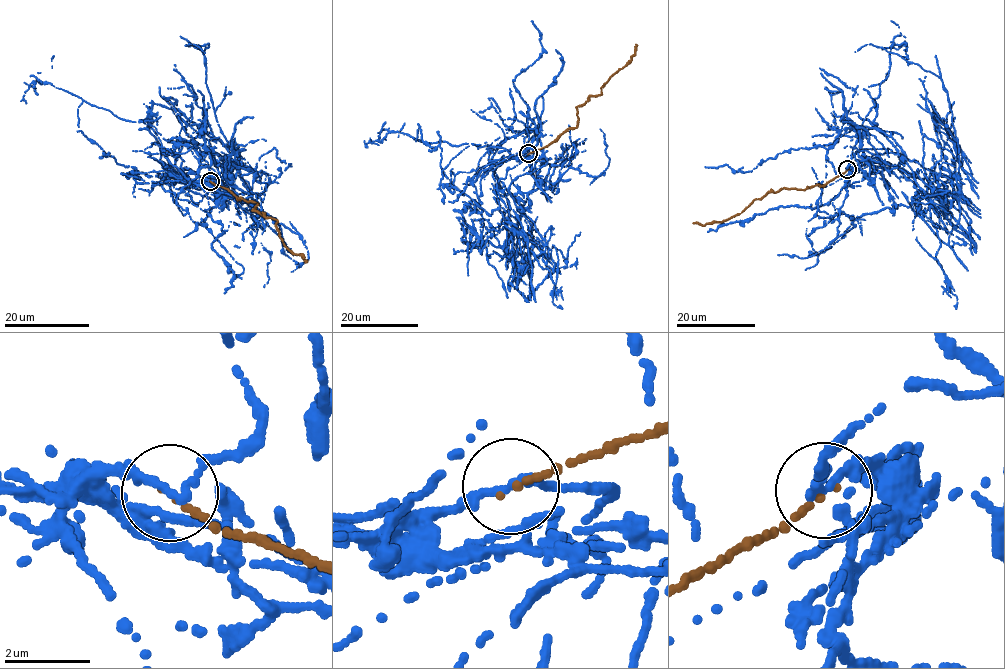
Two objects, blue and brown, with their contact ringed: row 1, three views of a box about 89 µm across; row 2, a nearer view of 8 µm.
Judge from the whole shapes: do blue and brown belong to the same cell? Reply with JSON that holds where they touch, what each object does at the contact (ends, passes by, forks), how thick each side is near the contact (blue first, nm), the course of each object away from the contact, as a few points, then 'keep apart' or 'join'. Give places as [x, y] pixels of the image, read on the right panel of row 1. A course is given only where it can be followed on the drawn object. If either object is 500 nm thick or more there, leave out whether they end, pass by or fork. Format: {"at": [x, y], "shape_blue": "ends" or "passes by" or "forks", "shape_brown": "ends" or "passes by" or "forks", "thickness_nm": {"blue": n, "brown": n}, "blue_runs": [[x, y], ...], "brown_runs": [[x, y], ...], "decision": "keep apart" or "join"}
{"at": [847, 169], "shape_blue": "passes by", "shape_brown": "ends", "thickness_nm": {"blue": 200, "brown": 170}, "blue_runs": [[847, 169], [870, 158], [893, 202], [937, 194], [946, 210], [875, 128], [752, 170], [705, 167]], "brown_runs": [[847, 170], [825, 184], [768, 193], [740, 213], [722, 222], [704, 225], [693, 222]], "decision": "keep apart"}

